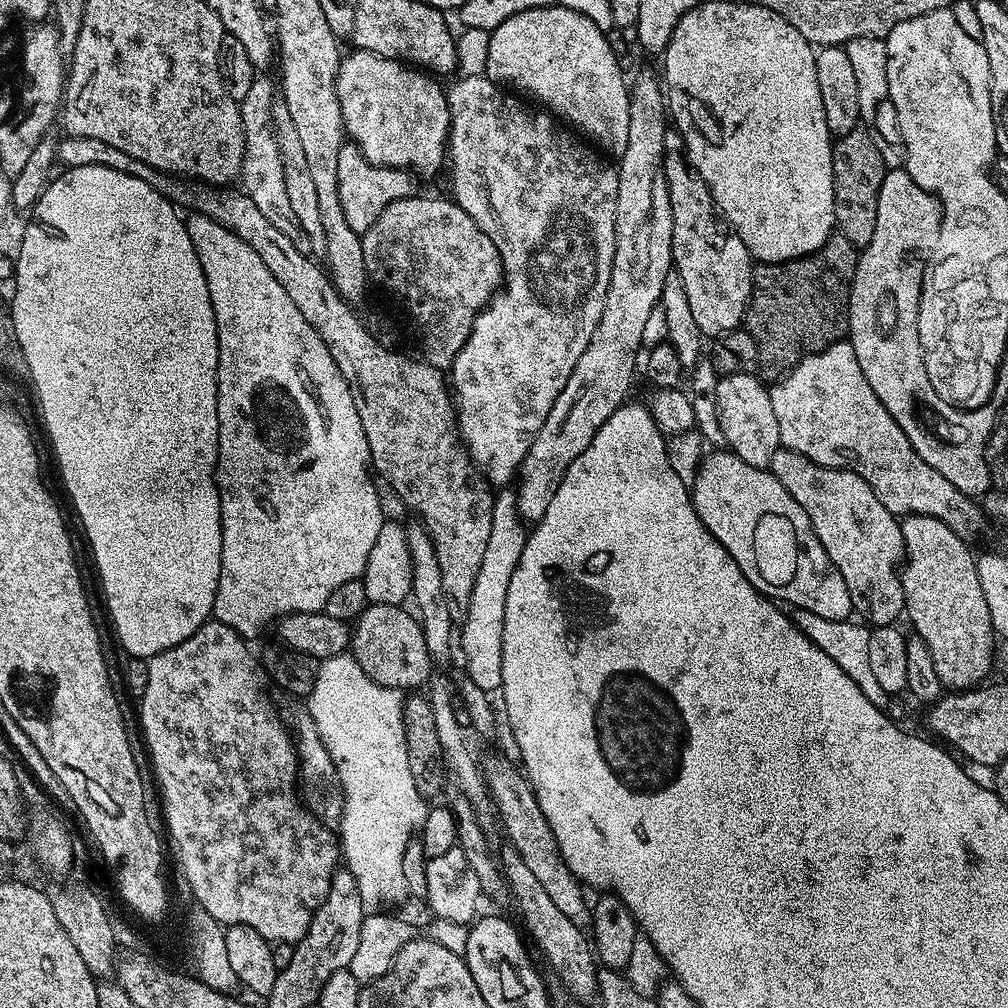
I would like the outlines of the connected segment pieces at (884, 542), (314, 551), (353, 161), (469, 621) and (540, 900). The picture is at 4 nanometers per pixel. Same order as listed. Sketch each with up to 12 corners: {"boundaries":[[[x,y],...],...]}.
{"boundaries":[[[782,446],[770,471],[810,518],[855,615],[905,611],[898,517],[848,468]],[[187,217],[218,326],[245,638],[323,612],[382,523],[354,398],[266,262]],[[360,147],[338,150],[338,202],[364,233],[395,200],[413,173],[371,164]],[[500,490],[458,632],[466,676],[502,682],[506,586],[524,549],[516,493]],[[510,846],[498,863],[523,929],[572,999],[597,995],[598,961]]]}

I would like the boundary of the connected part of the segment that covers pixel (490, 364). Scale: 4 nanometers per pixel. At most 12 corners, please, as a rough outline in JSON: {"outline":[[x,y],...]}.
{"outline":[[487,75],[447,89],[450,196],[500,291],[452,362],[489,485],[602,318],[618,178]]}

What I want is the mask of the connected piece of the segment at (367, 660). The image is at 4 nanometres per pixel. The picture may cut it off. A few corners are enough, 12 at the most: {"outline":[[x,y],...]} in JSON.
{"outline":[[368,604],[350,654],[372,681],[403,692],[434,672],[418,618]]}

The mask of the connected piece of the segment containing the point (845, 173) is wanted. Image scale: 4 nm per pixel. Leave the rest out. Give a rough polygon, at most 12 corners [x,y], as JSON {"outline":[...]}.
{"outline":[[856,127],[832,145],[835,227],[874,238],[886,171]]}

